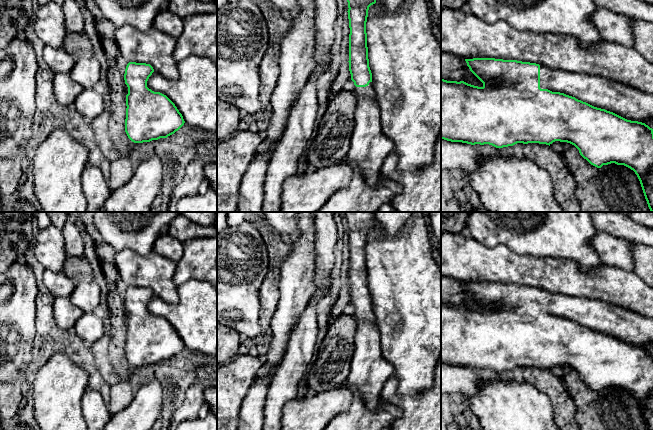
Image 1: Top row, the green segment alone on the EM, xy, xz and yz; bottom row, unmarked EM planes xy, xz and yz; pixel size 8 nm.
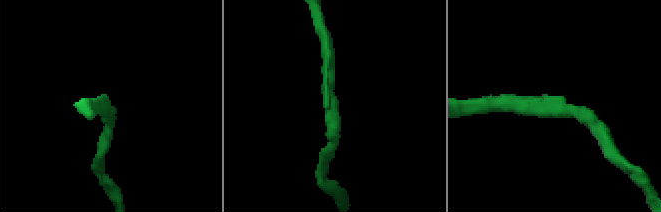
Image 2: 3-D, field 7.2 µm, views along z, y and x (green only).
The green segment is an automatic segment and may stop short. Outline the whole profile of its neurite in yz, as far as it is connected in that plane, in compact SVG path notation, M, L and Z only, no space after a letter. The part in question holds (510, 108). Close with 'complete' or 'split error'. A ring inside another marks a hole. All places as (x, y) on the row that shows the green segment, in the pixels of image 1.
M495 58L465 59L470 71L483 83L482 87L468 84L464 81L447 81L441 79L441 139L451 142L462 142L471 145L489 144L496 148L513 146L517 143L539 143L551 145L555 141L567 142L574 145L580 155L591 165L601 168L603 165L615 163L624 165L637 175L648 207L653 212L653 95L642 92L636 88L619 84L613 80L598 75L585 73L573 73L559 69L551 69L536 63L522 62L517 60L503 60Z; split error

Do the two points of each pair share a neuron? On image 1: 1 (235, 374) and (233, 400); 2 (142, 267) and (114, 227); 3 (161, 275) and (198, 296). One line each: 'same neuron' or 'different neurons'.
1: same neuron
2: different neurons
3: different neurons

